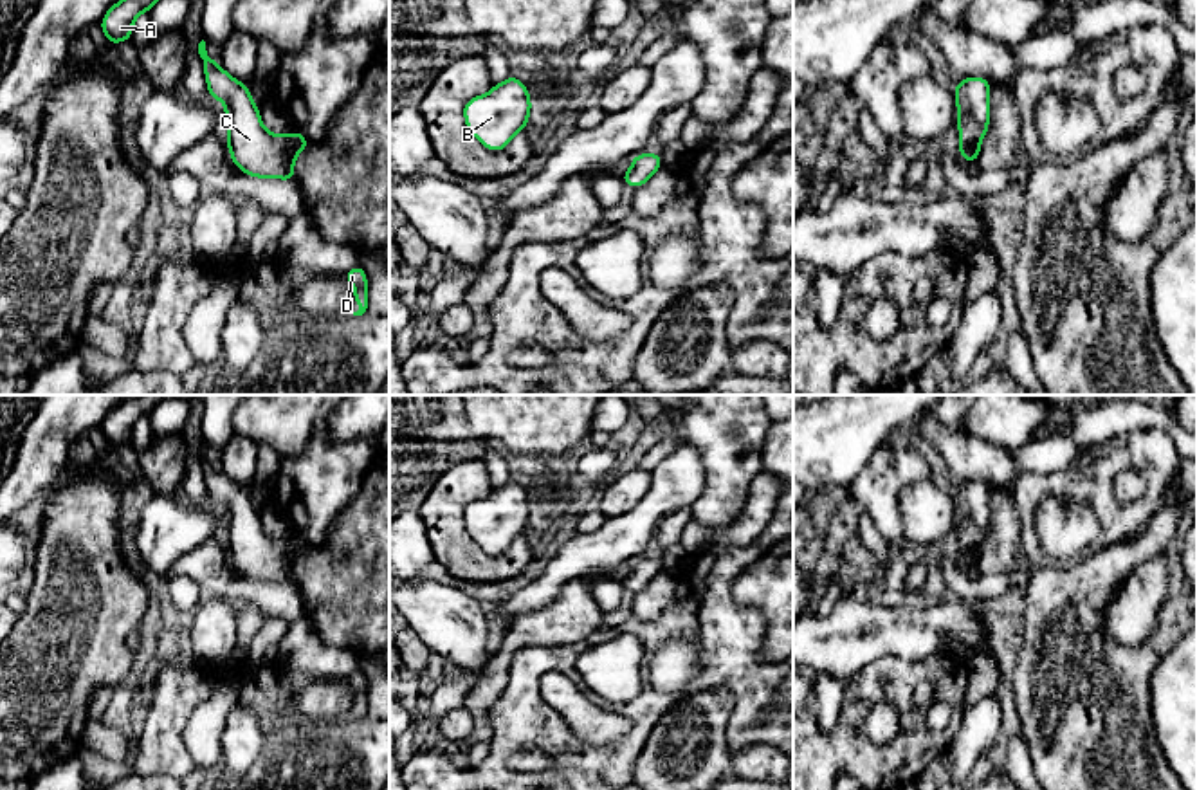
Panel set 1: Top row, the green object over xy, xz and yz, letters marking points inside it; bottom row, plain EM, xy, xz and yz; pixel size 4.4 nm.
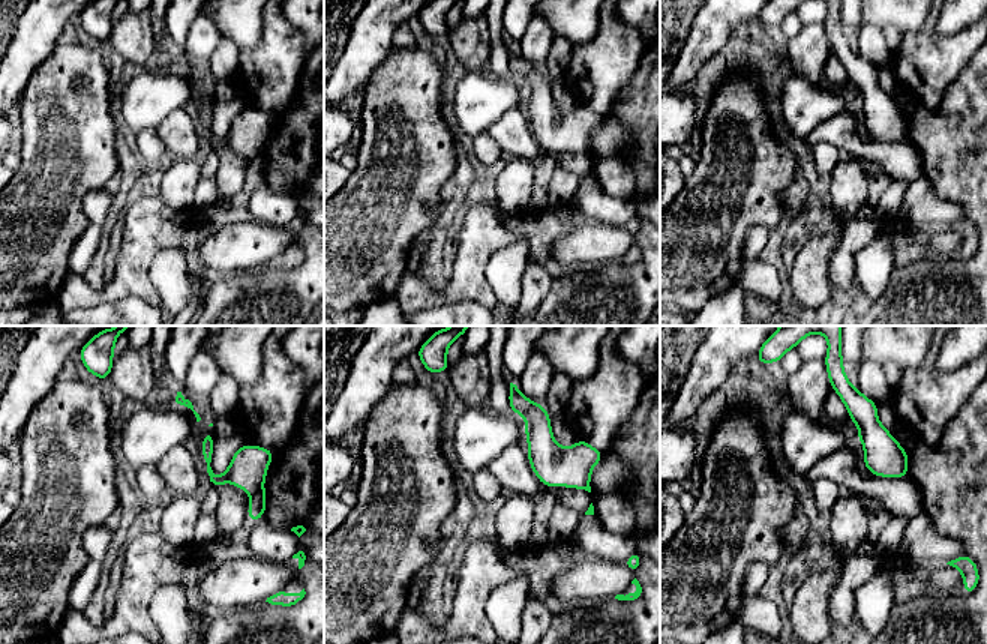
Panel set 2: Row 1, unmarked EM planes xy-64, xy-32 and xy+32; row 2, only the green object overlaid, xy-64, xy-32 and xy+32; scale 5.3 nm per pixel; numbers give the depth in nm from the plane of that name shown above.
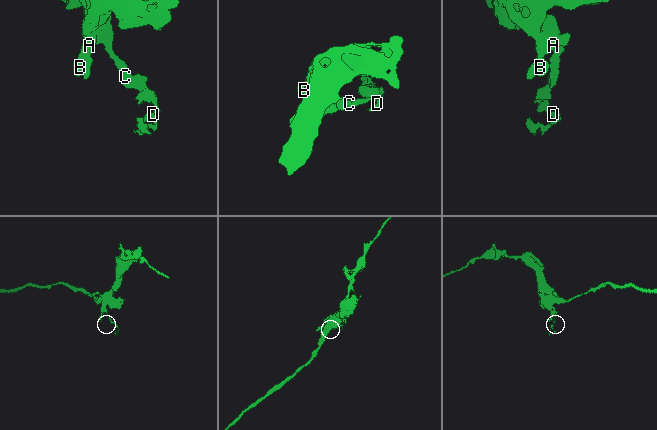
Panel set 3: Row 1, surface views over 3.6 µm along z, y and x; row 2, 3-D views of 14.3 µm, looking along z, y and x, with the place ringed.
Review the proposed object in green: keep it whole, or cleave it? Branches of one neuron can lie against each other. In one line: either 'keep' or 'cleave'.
cleave

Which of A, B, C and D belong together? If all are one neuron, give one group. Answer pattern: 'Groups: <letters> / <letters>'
Groups: A B / C D

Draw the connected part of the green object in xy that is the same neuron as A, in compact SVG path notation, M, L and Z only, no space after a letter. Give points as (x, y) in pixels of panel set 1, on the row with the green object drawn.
M119 0L112 5L99 23L108 43L115 45L132 40L135 18L150 11L155 2L157 0Z

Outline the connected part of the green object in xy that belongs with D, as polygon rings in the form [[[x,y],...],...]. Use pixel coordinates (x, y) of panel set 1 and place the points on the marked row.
[[[355,265],[348,272],[344,272],[343,278],[348,280],[355,290],[353,301],[359,303],[359,310],[353,312],[353,316],[362,316],[368,308],[368,294],[366,294],[368,276],[364,269],[361,265]]]

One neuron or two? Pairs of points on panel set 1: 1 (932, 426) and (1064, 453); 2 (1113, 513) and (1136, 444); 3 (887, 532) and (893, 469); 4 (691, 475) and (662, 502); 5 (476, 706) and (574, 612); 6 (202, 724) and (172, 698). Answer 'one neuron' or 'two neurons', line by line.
1: one neuron
2: one neuron
3: one neuron
4: one neuron
5: one neuron
6: two neurons

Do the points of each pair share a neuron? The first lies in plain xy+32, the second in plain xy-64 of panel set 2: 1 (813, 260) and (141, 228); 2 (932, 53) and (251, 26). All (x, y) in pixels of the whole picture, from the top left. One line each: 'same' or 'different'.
1: same
2: different

